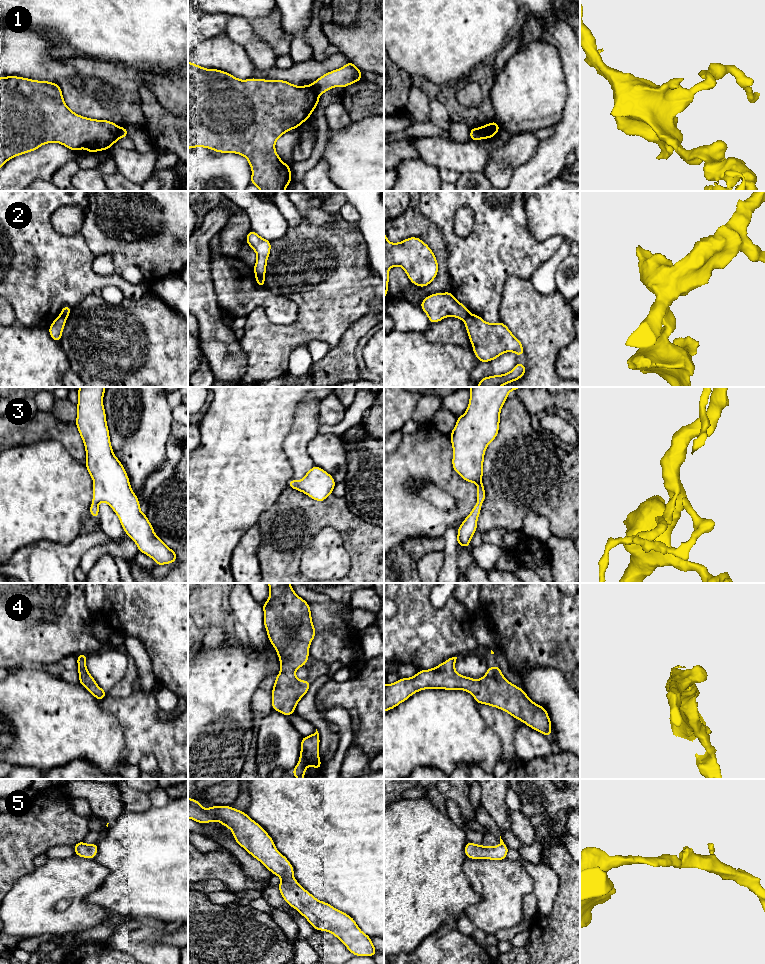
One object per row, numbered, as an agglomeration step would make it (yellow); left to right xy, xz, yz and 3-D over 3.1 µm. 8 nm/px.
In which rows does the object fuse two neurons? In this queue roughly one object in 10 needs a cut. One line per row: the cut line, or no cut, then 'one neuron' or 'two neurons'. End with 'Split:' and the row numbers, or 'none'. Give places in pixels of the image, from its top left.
1: cut in xz along (310, 85), (318, 96); two neurons
2: cut in xz along (256, 274), (263, 278); two neurons
3: no cut; one neuron
4: no cut; one neuron
5: no cut; one neuron
Split: 1, 2

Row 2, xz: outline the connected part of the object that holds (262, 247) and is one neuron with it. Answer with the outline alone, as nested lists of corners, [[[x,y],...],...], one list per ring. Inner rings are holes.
[[[250,230],[246,237],[246,243],[256,252],[257,259],[253,271],[255,275],[264,278],[266,274],[267,259],[271,251],[271,241],[259,236]]]

